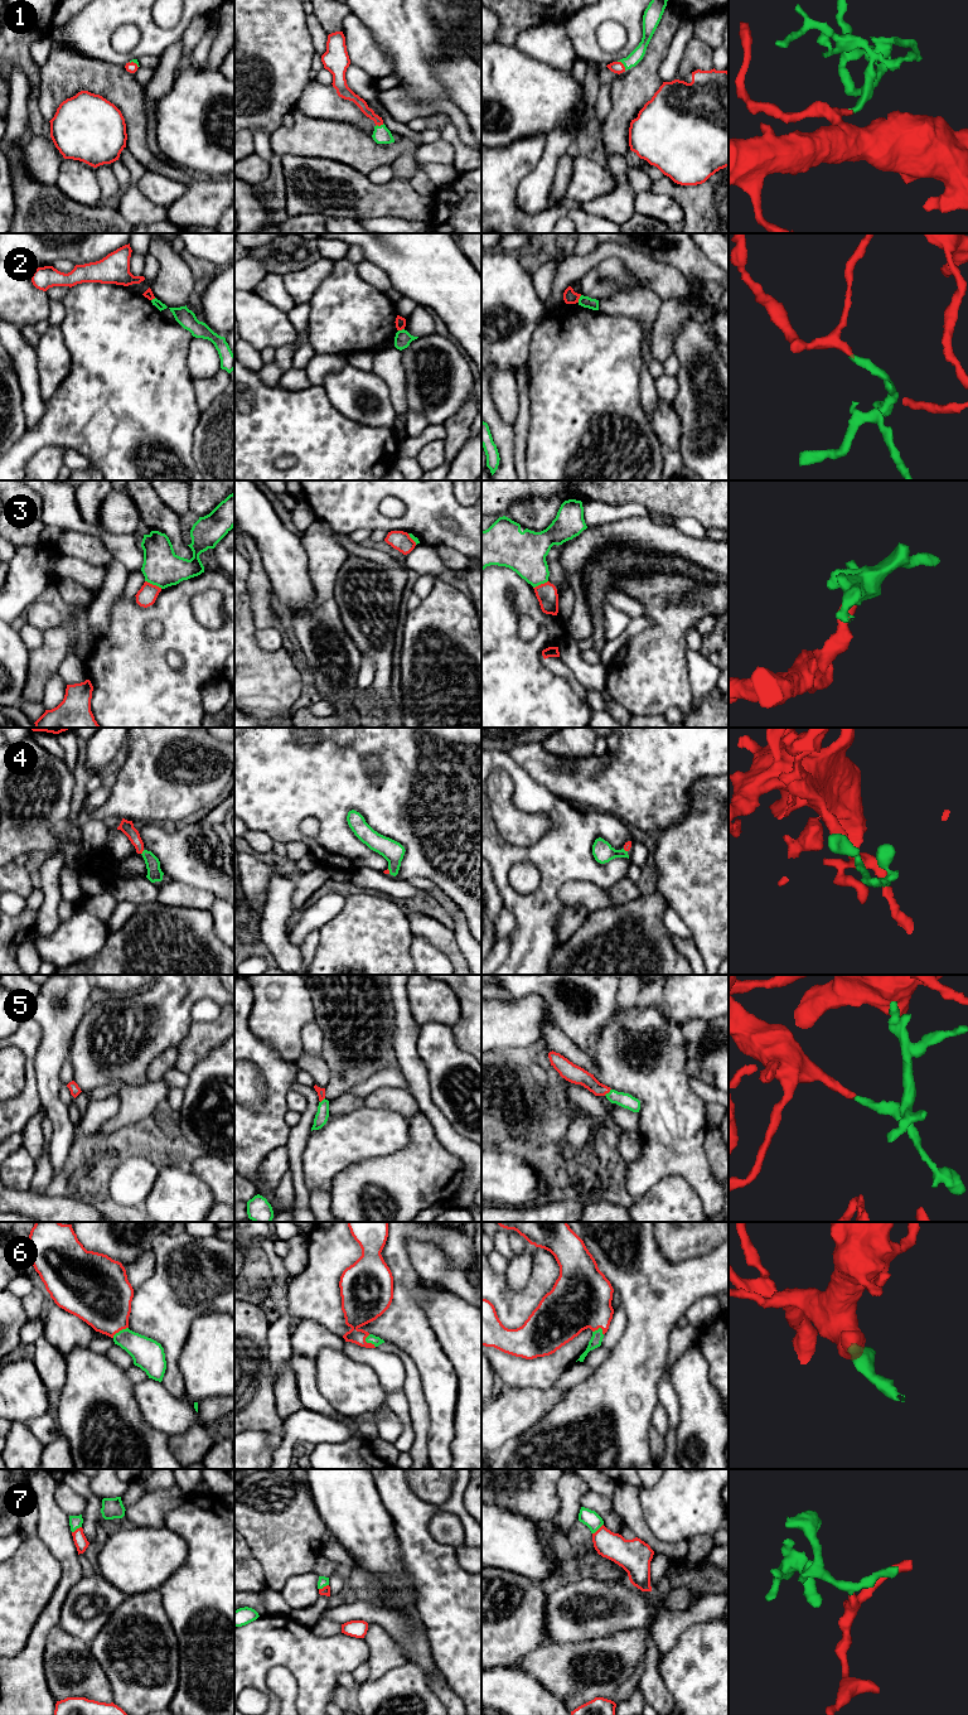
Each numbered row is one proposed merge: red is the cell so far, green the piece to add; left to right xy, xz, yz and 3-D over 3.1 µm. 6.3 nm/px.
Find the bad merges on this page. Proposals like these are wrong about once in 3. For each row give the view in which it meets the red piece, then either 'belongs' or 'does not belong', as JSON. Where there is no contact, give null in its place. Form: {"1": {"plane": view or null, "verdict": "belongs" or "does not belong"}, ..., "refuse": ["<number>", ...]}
{"1": {"plane": "yz", "verdict": "belongs"}, "2": {"plane": "yz", "verdict": "does not belong"}, "3": {"plane": "xy", "verdict": "does not belong"}, "4": {"plane": "xy", "verdict": "belongs"}, "5": {"plane": "yz", "verdict": "belongs"}, "6": {"plane": "xz", "verdict": "belongs"}, "7": {"plane": "yz", "verdict": "belongs"}, "refuse": ["2", "3"]}

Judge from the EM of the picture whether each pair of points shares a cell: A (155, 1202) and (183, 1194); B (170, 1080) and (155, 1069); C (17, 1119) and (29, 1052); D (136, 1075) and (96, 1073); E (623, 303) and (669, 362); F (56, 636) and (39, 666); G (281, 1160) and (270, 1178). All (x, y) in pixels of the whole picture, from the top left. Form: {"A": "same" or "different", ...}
{"A": "same", "B": "different", "C": "same", "D": "same", "E": "different", "F": "same", "G": "same"}

